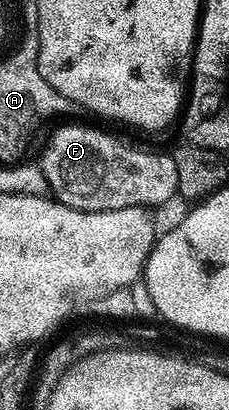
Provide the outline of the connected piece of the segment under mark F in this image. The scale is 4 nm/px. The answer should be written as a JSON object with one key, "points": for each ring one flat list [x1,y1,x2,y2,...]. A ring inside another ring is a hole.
{"points":[[71,123,55,128,57,131,49,137,44,147,44,156,38,159,40,172,46,177,57,203,65,203,68,207,83,211,109,211,127,207,156,209,159,203,177,194,178,169,171,154,143,151,96,127,79,127]]}

